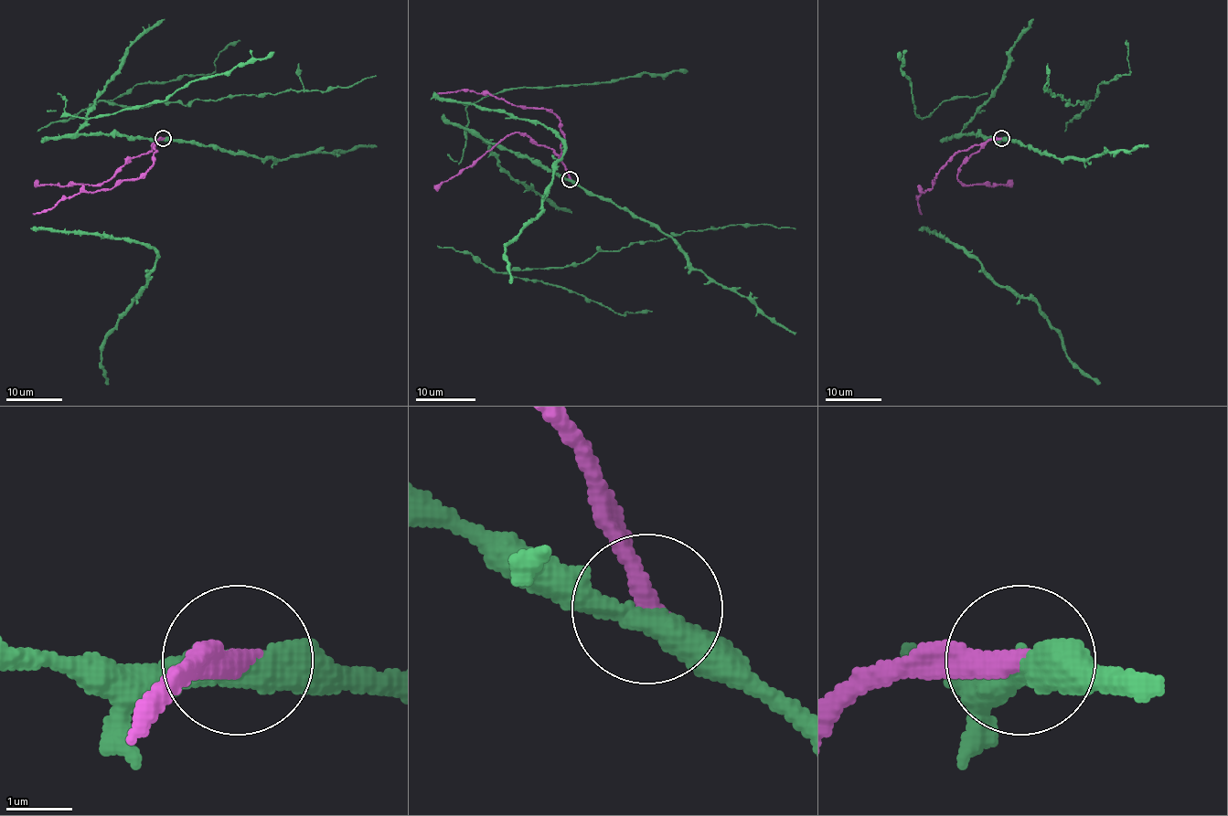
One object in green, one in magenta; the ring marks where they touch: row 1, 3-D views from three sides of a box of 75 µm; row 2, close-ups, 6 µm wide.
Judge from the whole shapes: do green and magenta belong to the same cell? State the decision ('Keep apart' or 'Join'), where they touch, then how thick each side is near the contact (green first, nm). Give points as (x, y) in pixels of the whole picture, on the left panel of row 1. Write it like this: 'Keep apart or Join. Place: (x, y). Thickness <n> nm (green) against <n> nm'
Keep apart. Place: (163, 138). Thickness 400 nm (green) against 320 nm

